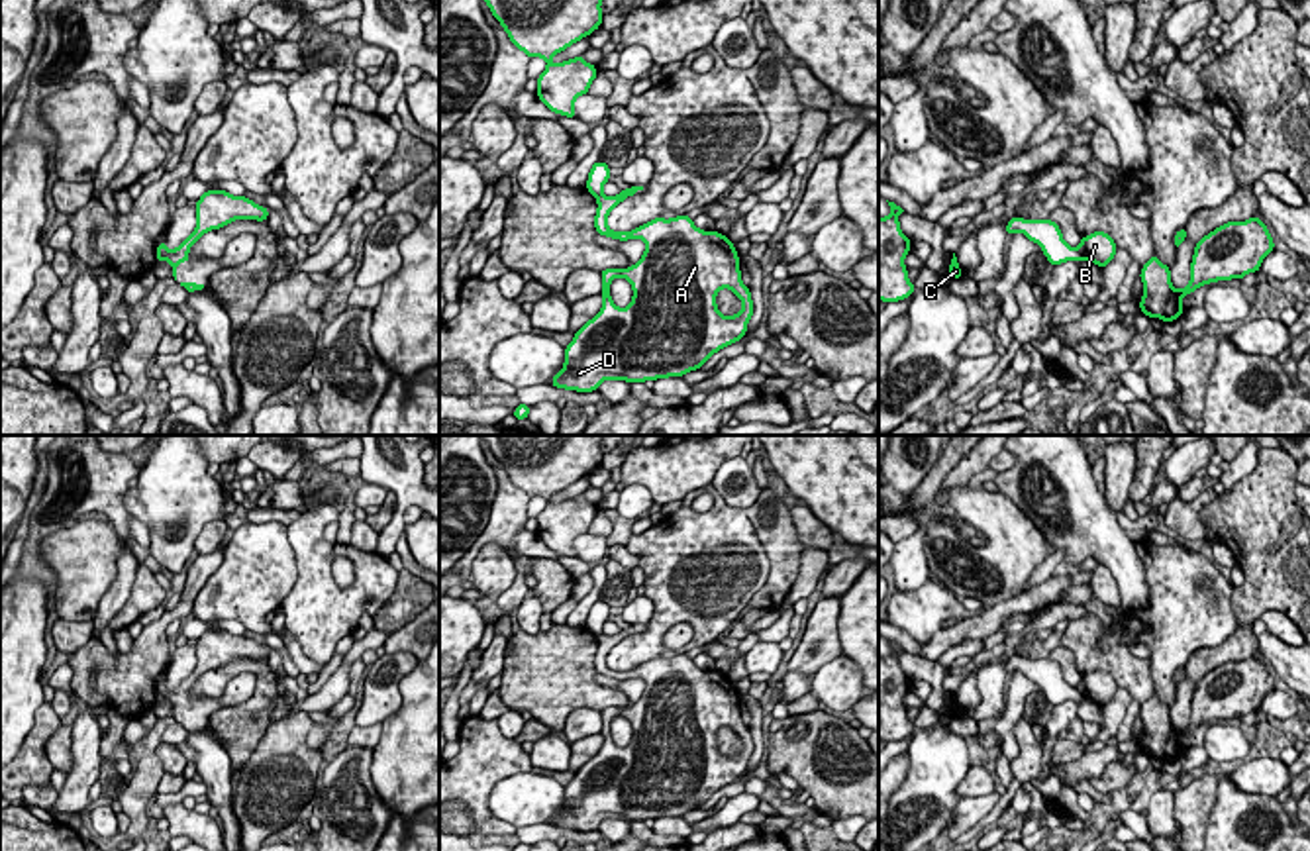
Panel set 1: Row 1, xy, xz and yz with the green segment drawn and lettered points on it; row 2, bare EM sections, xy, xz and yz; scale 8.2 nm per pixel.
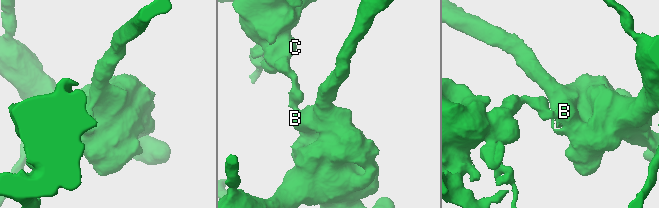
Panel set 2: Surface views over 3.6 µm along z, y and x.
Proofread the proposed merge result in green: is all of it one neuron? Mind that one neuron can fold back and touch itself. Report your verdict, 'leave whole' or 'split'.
split

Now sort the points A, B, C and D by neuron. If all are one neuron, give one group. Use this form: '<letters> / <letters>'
A B D / C

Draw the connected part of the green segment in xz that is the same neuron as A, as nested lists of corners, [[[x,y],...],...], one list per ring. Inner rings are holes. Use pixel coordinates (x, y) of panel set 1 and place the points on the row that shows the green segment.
[[[643,186],[596,196],[596,233],[643,239],[645,251],[630,269],[600,271],[604,304],[565,347],[563,369],[551,378],[555,388],[594,392],[604,380],[633,384],[682,376],[747,331],[755,306],[726,235],[698,229],[686,214],[655,218],[631,231],[608,227],[608,214],[639,190]],[[616,276],[633,288],[628,308],[618,308],[610,296]],[[722,288],[741,300],[739,314],[720,314],[716,294]]]

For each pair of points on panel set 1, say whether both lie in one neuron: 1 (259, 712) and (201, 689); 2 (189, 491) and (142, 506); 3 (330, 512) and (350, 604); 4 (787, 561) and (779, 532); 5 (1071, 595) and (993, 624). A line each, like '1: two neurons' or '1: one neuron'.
1: one neuron
2: one neuron
3: one neuron
4: one neuron
5: one neuron

